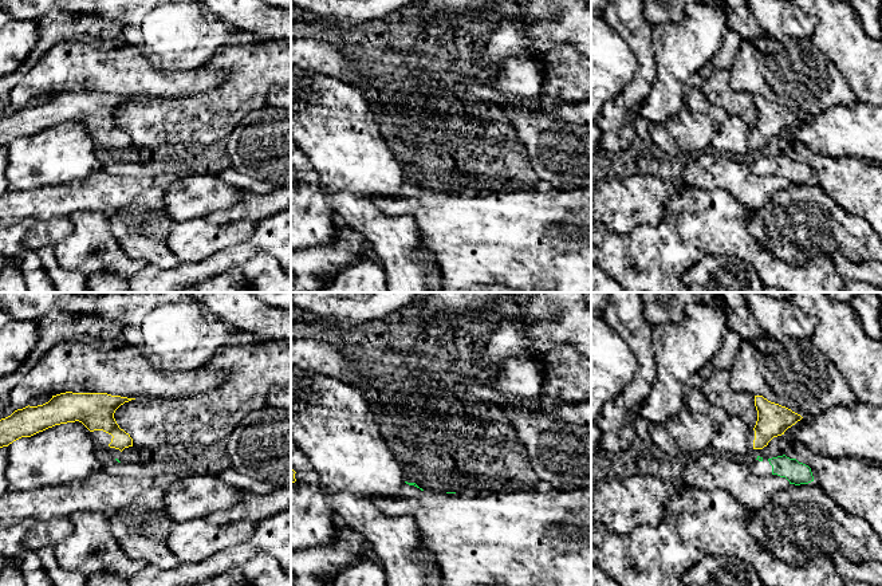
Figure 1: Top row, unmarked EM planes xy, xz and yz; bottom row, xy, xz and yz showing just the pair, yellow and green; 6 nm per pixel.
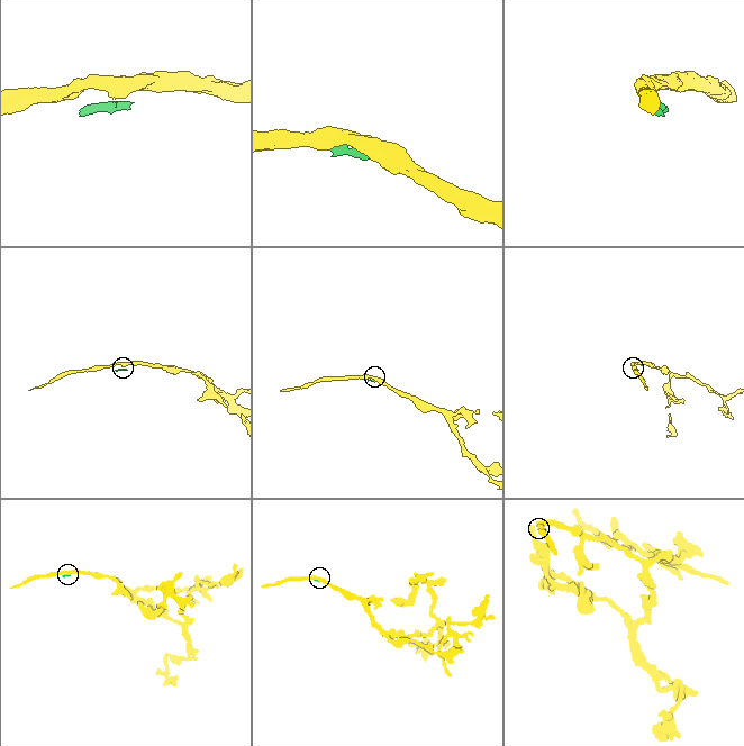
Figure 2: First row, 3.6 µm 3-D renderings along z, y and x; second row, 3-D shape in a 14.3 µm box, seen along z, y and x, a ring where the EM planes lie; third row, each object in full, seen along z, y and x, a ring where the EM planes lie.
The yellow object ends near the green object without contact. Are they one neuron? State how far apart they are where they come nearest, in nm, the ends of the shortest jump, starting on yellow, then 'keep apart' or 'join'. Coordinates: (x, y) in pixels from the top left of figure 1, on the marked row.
50 nm apart; from yellow across yz (758, 448), (758, 456); keep apart

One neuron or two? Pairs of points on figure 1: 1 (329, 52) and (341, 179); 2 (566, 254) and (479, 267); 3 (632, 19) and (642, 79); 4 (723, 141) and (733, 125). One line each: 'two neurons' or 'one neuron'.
1: two neurons
2: one neuron
3: one neuron
4: one neuron

